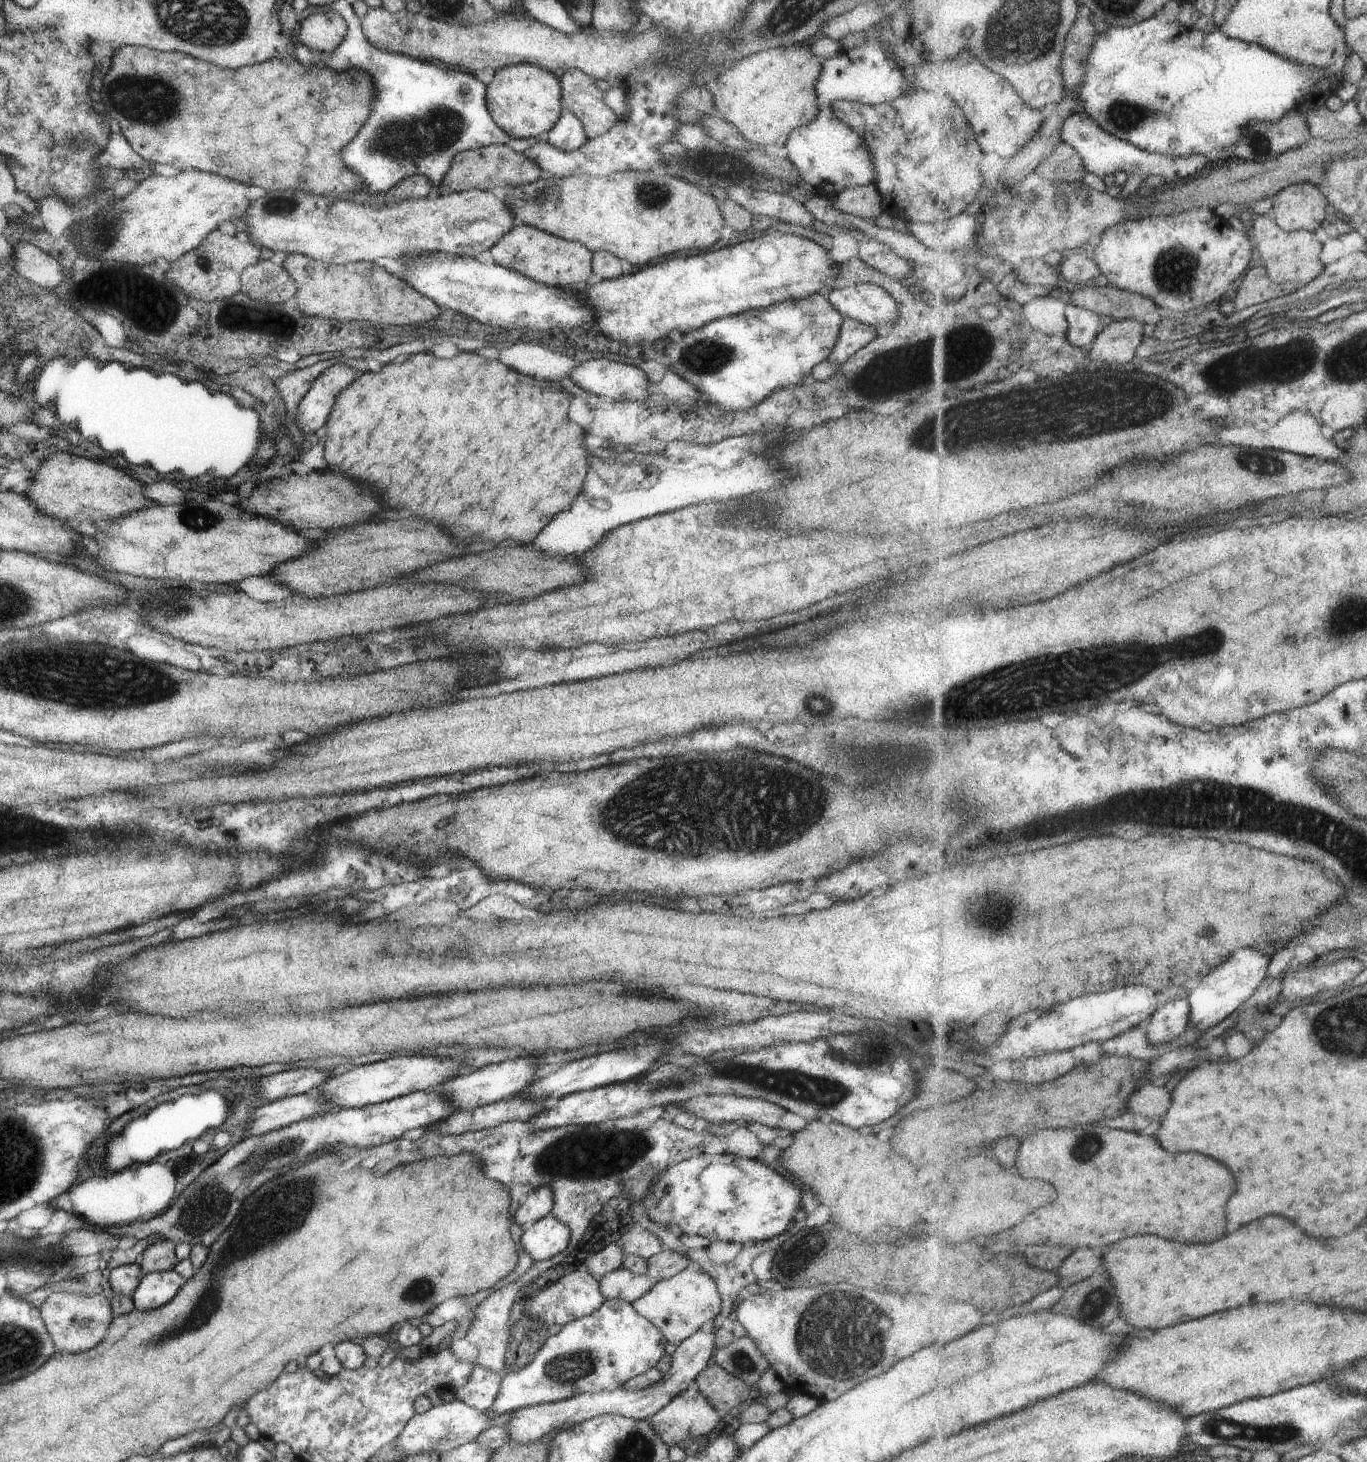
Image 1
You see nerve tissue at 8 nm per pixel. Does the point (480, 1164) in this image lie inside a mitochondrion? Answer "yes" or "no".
no

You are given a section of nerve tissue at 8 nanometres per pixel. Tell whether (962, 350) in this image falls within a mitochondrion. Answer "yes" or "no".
yes

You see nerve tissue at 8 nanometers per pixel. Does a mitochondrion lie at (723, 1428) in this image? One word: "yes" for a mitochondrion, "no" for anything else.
no

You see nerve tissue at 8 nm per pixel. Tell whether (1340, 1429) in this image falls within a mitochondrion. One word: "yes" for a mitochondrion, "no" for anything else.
yes

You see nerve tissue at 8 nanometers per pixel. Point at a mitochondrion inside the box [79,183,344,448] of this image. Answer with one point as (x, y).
(290, 204)

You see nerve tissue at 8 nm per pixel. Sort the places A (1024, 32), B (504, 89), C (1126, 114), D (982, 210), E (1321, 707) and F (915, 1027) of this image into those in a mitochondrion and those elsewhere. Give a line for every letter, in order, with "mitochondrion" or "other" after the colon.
A: mitochondrion
B: other
C: mitochondrion
D: other
E: other
F: other

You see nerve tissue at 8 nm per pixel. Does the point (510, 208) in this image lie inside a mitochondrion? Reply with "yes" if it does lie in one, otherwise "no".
no

